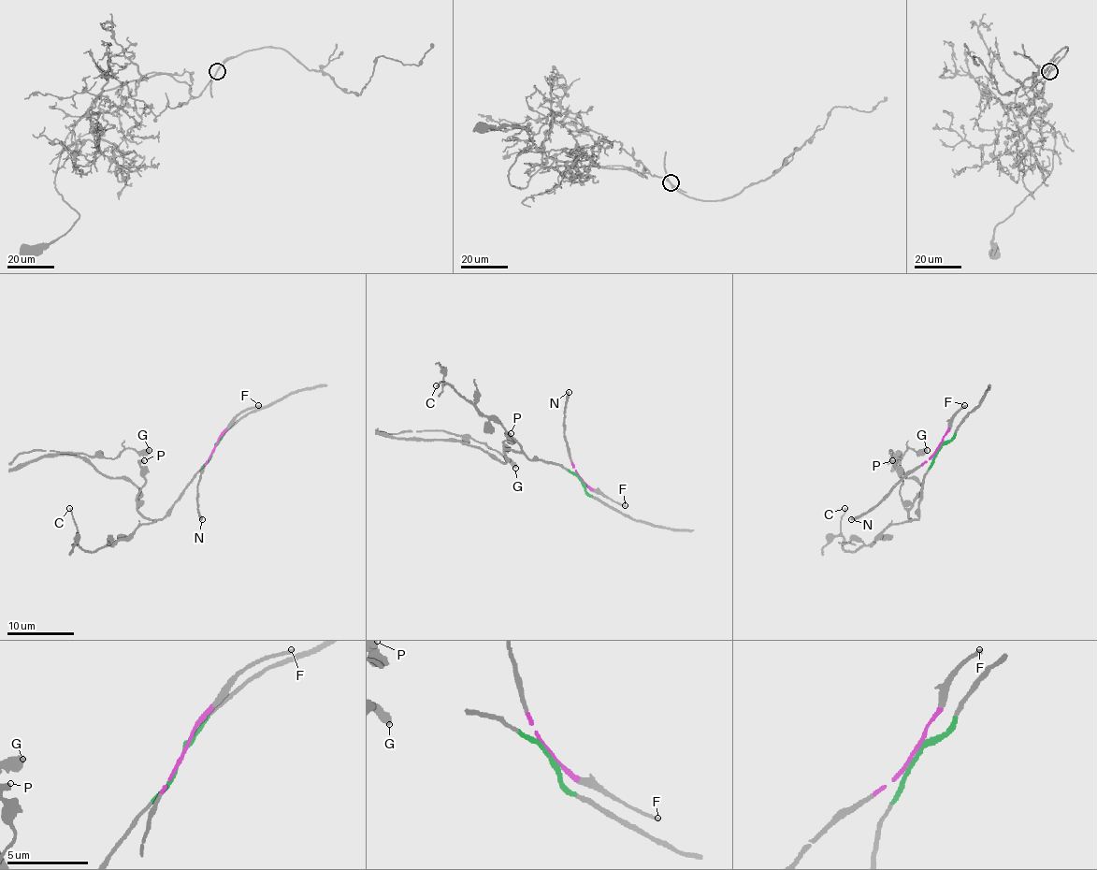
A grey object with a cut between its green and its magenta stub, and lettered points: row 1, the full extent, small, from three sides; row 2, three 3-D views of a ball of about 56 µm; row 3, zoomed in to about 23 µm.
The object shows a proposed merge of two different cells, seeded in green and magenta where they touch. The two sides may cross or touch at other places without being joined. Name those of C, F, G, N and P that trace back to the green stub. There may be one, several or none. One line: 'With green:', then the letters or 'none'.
With green: C, G, P

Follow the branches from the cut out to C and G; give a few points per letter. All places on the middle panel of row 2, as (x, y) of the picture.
C: (581, 479), (559, 464), (529, 457), (498, 423), (446, 383), (440, 381), (436, 386)
G: (581, 479), (522, 453), (506, 449), (502, 463), (454, 438), (485, 442), (515, 468)

